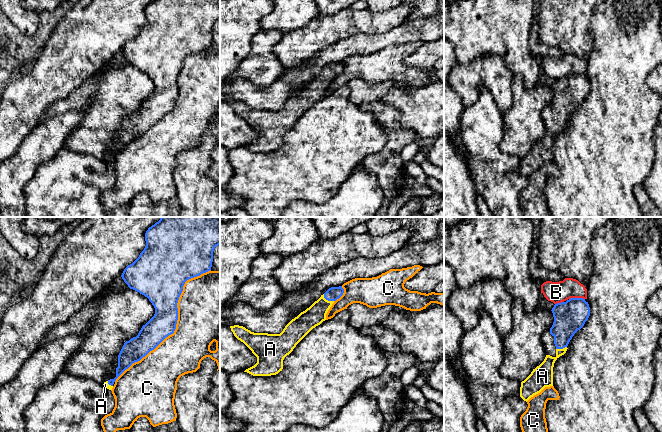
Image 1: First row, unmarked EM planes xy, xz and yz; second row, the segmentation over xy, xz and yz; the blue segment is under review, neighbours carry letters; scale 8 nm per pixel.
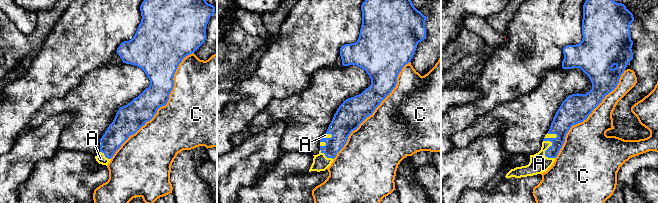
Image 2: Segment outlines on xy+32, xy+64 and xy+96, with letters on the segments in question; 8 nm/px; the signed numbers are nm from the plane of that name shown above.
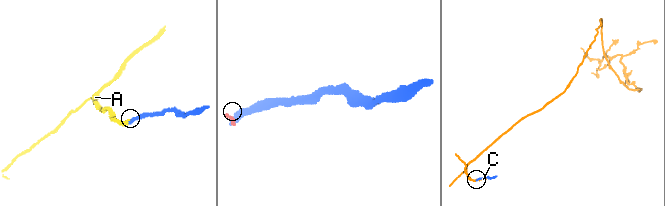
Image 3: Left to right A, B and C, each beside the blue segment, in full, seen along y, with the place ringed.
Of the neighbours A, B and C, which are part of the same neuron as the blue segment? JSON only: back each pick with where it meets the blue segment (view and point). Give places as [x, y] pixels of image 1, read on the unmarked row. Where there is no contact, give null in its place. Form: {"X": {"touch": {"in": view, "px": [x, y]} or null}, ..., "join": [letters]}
{"A": {"touch": {"in": "xz", "px": [327, 75]}}, "join": ["A"]}

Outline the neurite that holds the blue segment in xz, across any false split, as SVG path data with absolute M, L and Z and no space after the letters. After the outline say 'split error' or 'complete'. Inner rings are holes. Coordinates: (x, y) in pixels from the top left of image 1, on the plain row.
M342 62L329 64L309 84L292 95L280 110L254 109L243 102L230 102L234 112L257 133L257 139L244 148L253 152L271 152L282 147L284 134L313 104L326 96L328 86L343 69Z; split error

